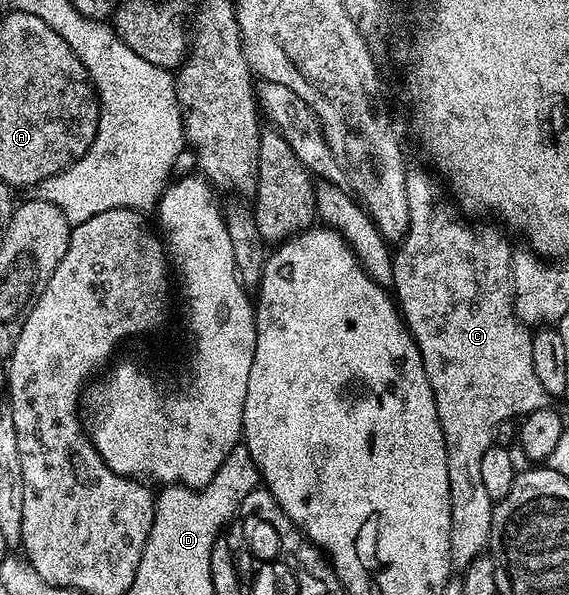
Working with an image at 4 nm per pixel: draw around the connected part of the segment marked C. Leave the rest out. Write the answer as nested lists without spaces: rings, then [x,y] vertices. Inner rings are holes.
[[[411,167],[406,174],[410,225],[405,238],[393,253],[392,292],[400,315],[420,350],[422,365],[432,386],[448,458],[450,563],[465,566],[483,555],[490,542],[495,501],[491,500],[484,487],[480,465],[484,454],[495,447],[496,430],[506,420],[521,418],[528,412],[547,407],[552,398],[548,390],[540,386],[540,378],[536,378],[536,366],[532,366],[531,333],[514,313],[514,288],[510,285],[512,244],[502,237],[503,229],[497,223],[471,222],[464,218],[463,213],[449,199],[442,200],[443,185],[427,172],[422,168]]]

